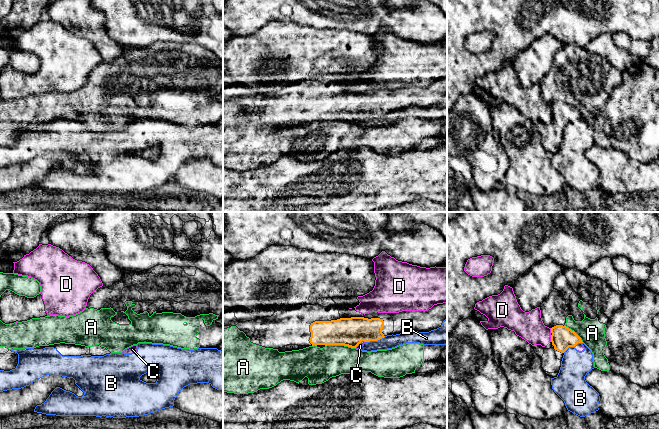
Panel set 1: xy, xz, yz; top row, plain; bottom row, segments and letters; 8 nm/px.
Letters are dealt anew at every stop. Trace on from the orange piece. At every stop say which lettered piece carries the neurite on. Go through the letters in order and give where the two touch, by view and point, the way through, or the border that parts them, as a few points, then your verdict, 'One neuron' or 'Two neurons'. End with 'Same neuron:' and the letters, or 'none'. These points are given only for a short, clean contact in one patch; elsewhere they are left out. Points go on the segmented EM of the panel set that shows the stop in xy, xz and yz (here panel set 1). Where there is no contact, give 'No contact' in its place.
A: Touches orange at xz (340, 344). Two neurons
B: Touches orange at xz (375, 340). Two neurons
C: Touches orange at yz (577, 343). Path across: yz (562, 337), (572, 339), (577, 343), (579, 347). One neuron
D: Touches orange at yz (551, 338). Two neurons
Same neuron: C

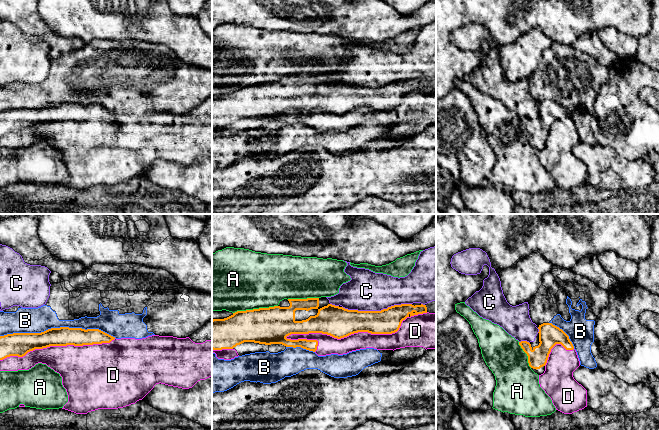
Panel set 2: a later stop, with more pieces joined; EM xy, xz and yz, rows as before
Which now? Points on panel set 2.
A: Touches orange at xz (255, 309). Two neurons
B: Touches orange at xy (58, 328). Two neurons
C: Touches orange at xz (376, 311). Two neurons
D: Touches orange at xz (348, 335). Two neurons
Same neuron: none

